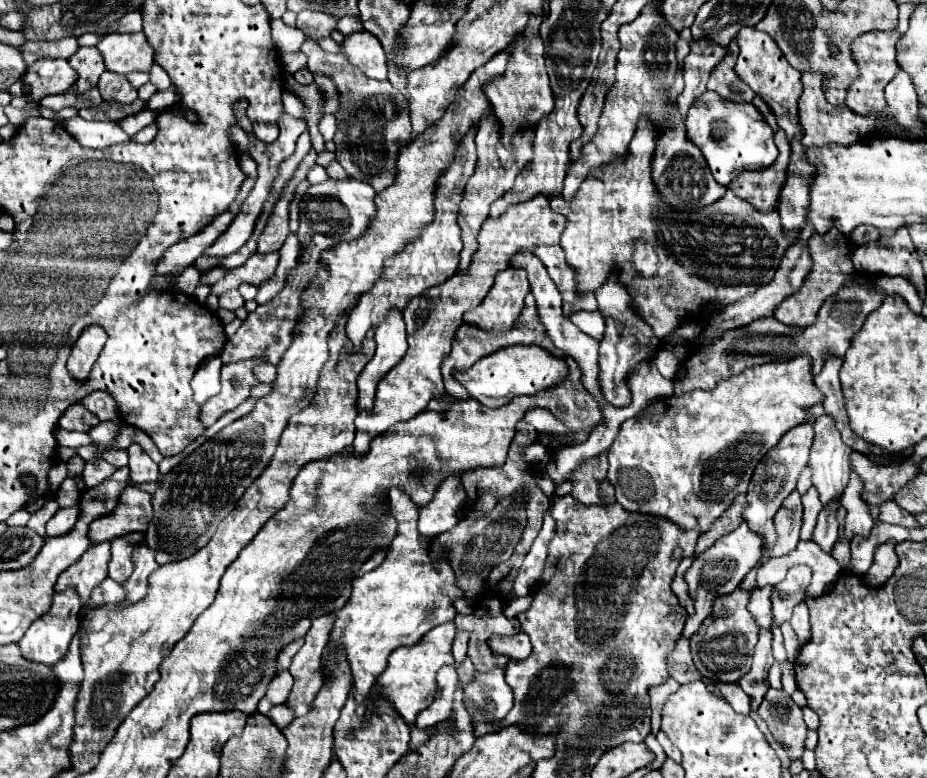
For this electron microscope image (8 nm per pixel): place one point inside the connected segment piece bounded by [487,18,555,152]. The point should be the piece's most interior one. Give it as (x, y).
(523, 96)

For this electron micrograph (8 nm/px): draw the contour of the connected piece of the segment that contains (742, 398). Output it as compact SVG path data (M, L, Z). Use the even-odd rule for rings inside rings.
M797 356L797 358L787 360L787 362L769 362L769 364L747 368L739 376L733 376L729 380L719 382L719 386L715 390L711 390L711 392L693 390L691 394L685 394L683 398L671 396L671 398L663 398L659 402L651 402L639 416L629 418L627 422L623 422L623 430L619 432L619 438L615 438L615 442L611 444L611 450L609 450L609 474L607 474L607 478L615 486L615 500L627 512L641 512L641 514L651 514L651 516L667 518L673 524L677 524L681 530L699 530L699 534L705 534L713 526L713 522L729 508L729 504L733 502L733 498L737 494L745 494L747 492L751 474L753 474L757 462L763 458L761 454L765 454L769 448L773 448L789 428L807 422L805 408L823 400L821 392L813 384L813 376L809 372L809 366L811 366L811 358L807 358L807 356Z

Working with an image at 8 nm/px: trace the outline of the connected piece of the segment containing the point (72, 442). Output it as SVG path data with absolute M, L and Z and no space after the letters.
M59 428L57 430L57 438L59 438L61 446L73 446L73 448L93 444L93 438L87 432L67 432L67 430Z

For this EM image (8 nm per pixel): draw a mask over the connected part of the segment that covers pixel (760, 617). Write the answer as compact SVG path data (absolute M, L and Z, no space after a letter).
M765 586L765 588L757 588L751 592L751 602L749 602L749 610L755 618L755 622L761 628L769 628L773 622L773 612L771 612L771 590L773 586Z

